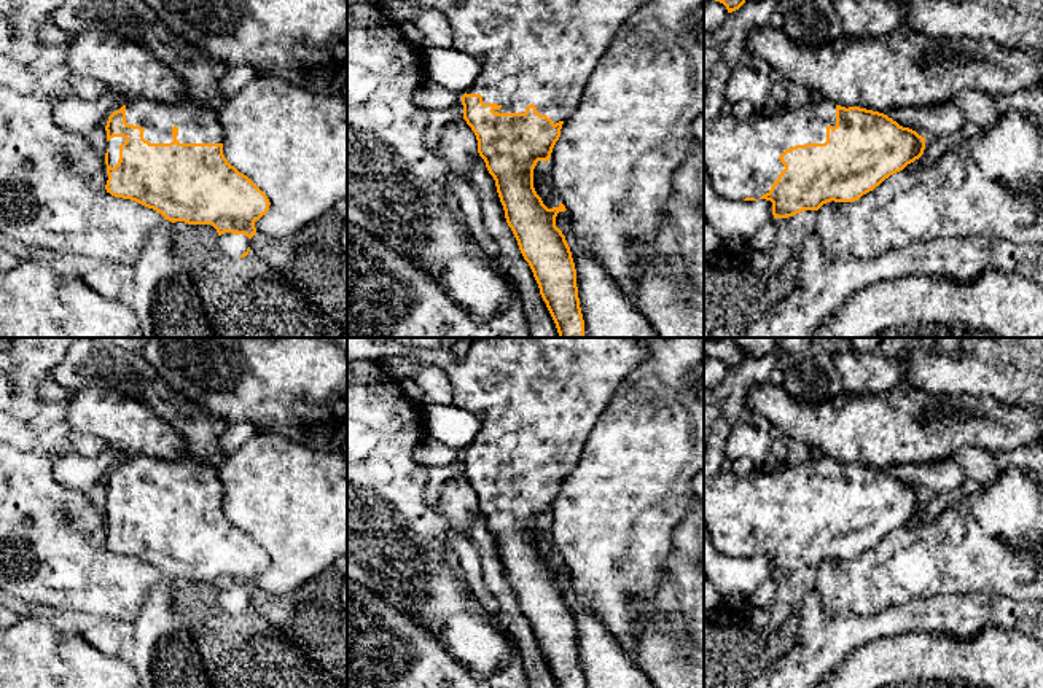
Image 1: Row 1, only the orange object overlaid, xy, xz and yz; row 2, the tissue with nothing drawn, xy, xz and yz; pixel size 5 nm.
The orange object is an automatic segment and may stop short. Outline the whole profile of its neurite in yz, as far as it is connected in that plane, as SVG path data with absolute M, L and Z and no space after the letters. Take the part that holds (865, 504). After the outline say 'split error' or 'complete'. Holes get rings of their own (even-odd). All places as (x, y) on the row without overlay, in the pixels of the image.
M814 454L777 471L745 476L717 473L704 481L704 529L726 556L772 559L774 575L818 567L826 559L854 559L924 511L925 494L884 470L841 463Z; split error

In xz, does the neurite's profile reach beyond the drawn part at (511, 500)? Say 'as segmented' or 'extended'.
extended

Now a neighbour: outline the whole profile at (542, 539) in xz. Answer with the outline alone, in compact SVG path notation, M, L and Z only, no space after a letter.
M538 518L533 526L533 545L548 565L562 559L549 535L549 518Z

